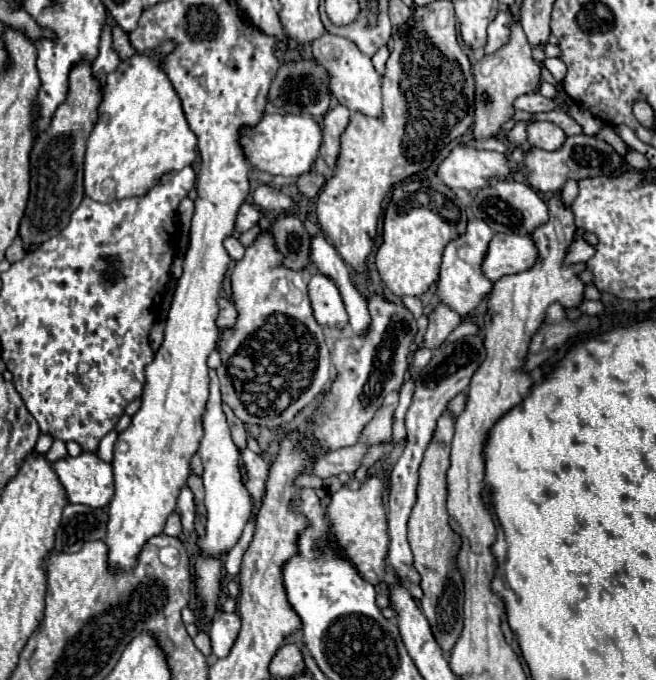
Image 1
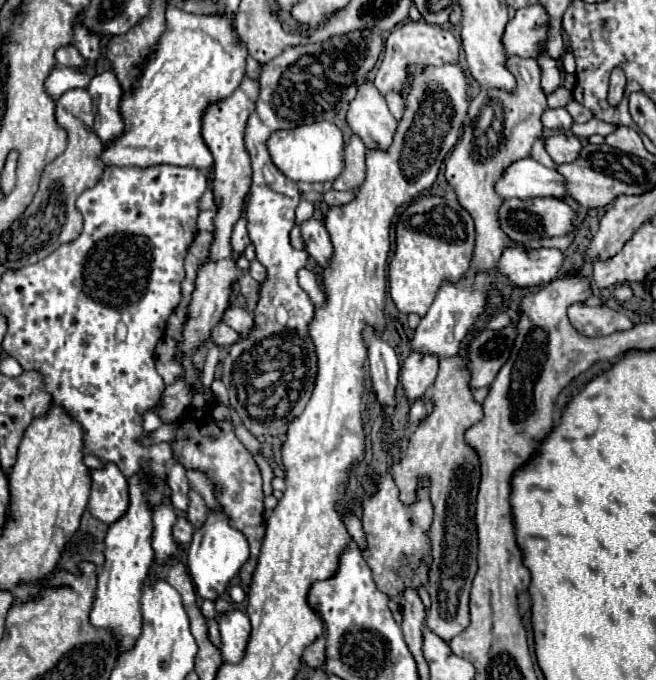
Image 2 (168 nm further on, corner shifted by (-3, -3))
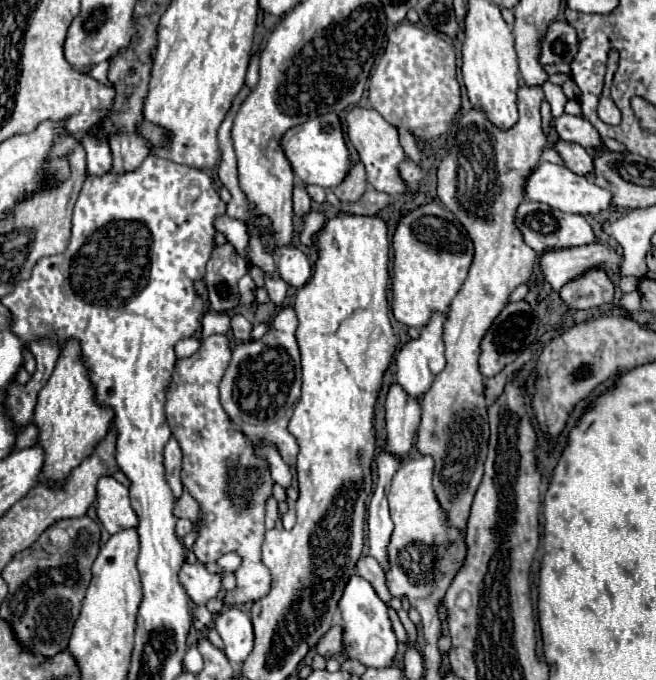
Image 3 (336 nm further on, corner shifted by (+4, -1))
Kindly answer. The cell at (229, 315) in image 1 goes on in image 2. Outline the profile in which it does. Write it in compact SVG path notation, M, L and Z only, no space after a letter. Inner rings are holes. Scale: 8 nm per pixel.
M230 306L226 312L224 312L224 318L222 318L224 324L228 324L230 328L234 328L240 336L246 336L252 328L252 314L242 310L242 308L234 308Z

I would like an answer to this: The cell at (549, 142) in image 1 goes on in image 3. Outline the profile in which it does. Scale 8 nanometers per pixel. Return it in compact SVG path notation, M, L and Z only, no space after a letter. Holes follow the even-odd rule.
M557 140L553 148L561 154L569 170L573 170L579 176L587 176L587 178L593 176L593 156L583 146L577 146L575 142Z

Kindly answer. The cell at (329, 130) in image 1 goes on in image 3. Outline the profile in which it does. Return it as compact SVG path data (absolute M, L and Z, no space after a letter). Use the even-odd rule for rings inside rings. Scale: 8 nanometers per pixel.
M355 164L345 182L341 182L341 186L333 188L333 194L341 200L341 202L357 202L367 188L367 172L363 168L363 164Z

